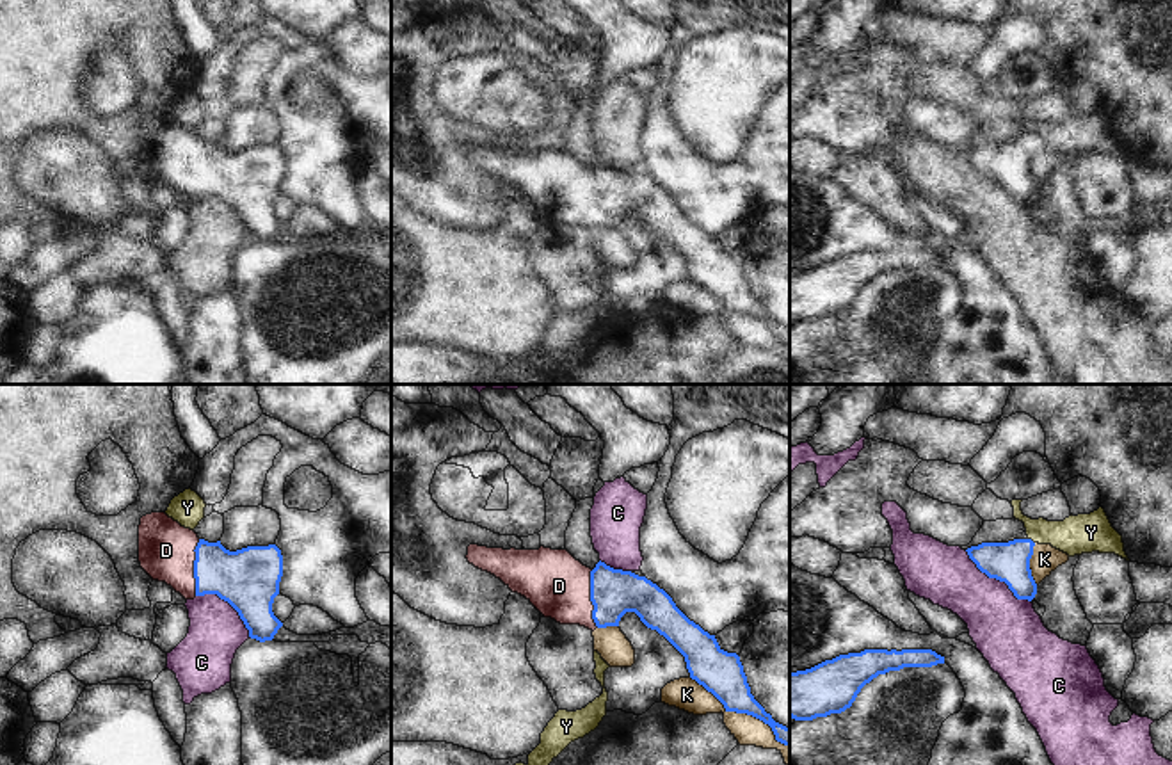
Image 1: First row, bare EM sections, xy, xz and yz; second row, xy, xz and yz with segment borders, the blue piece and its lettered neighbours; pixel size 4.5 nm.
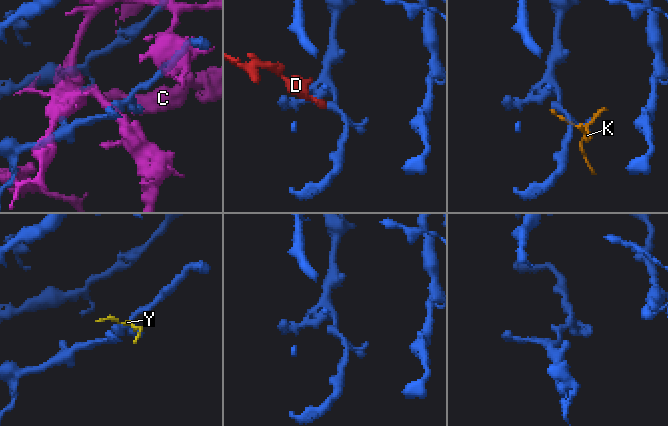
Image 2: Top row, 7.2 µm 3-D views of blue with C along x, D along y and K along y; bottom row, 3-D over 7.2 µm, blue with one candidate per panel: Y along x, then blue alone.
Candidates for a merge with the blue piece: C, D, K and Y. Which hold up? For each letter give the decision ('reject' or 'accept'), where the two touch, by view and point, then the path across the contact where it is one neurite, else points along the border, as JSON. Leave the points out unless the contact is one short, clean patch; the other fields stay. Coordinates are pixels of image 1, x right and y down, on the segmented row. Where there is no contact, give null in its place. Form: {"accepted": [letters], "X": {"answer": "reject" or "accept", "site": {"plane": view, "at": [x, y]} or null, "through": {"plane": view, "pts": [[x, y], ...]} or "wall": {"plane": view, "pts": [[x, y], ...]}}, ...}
{"accepted": ["D"], "C": {"answer": "reject", "site": {"plane": "yz", "at": [996, 579]}}, "D": {"answer": "accept", "site": {"plane": "xz", "at": [591, 598]}, "through": {"plane": "xz", "pts": [[614, 593], [591, 598], [573, 595], [559, 586]]}}, "K": {"answer": "reject", "site": {"plane": "xz", "at": [742, 712]}}, "Y": {"answer": "reject", "site": {"plane": "yz", "at": [1032, 541]}, "wall": {"plane": "yz", "pts": [[1028, 538], [1034, 543]]}}}

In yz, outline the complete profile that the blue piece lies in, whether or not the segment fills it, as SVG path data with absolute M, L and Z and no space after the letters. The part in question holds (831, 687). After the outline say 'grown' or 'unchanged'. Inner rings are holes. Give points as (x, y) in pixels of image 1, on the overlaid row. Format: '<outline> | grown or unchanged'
M864 649L839 655L811 669L790 672L790 717L813 721L852 706L861 688L879 674L903 667L932 667L944 656L932 649Z | unchanged

